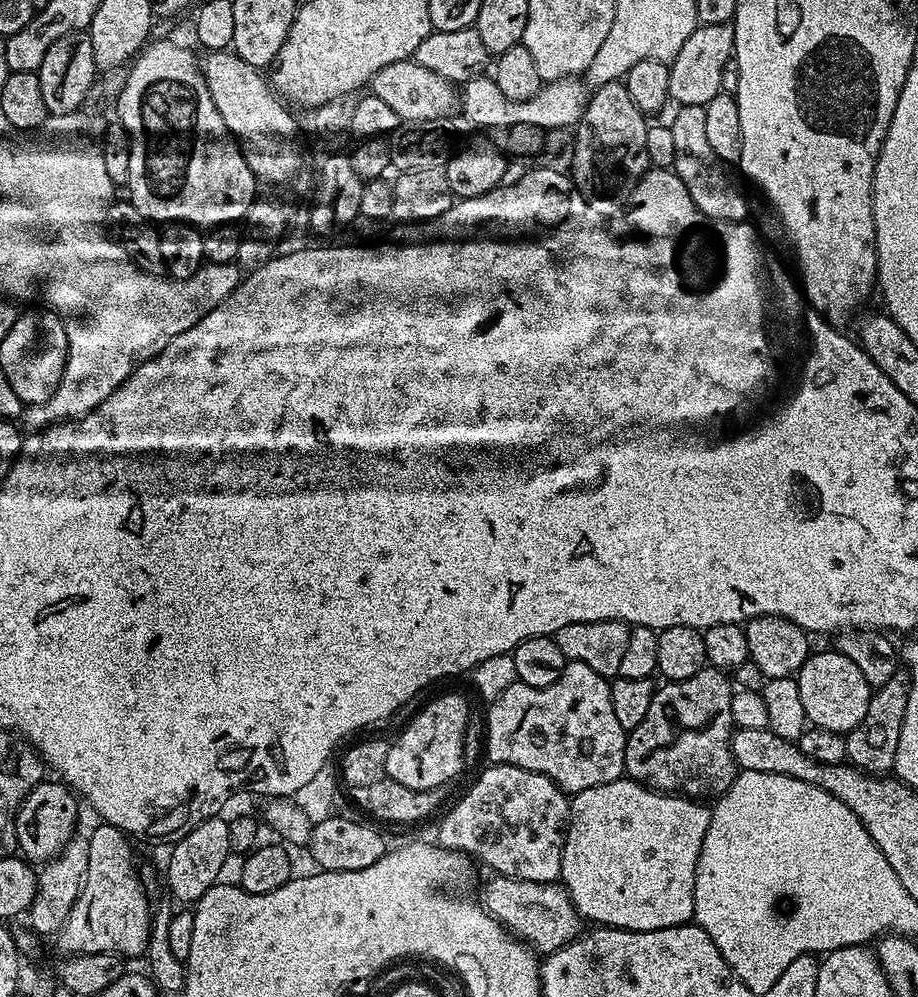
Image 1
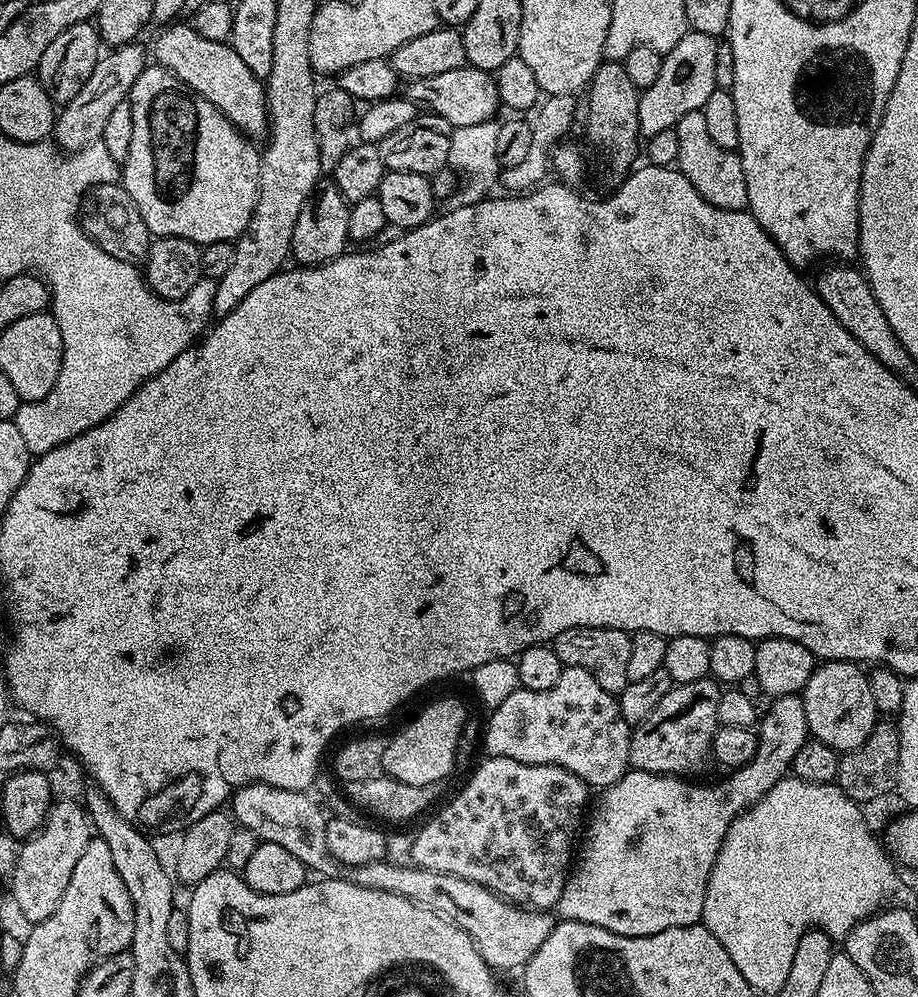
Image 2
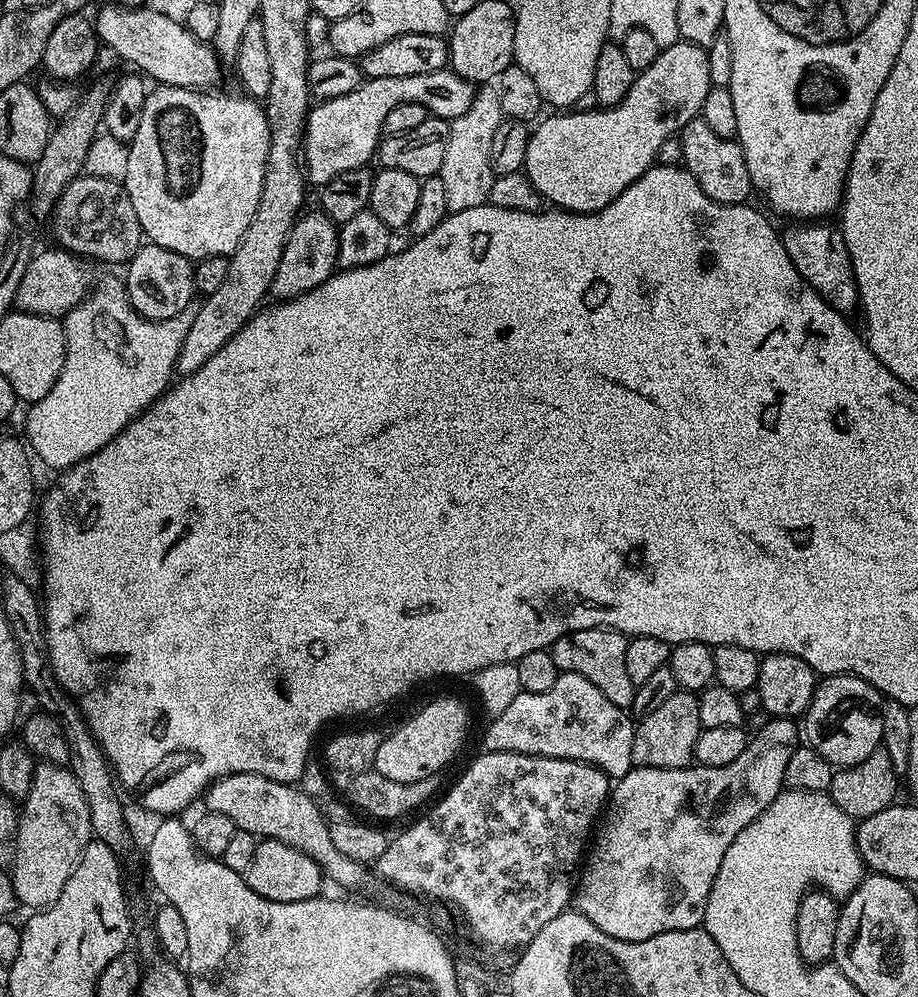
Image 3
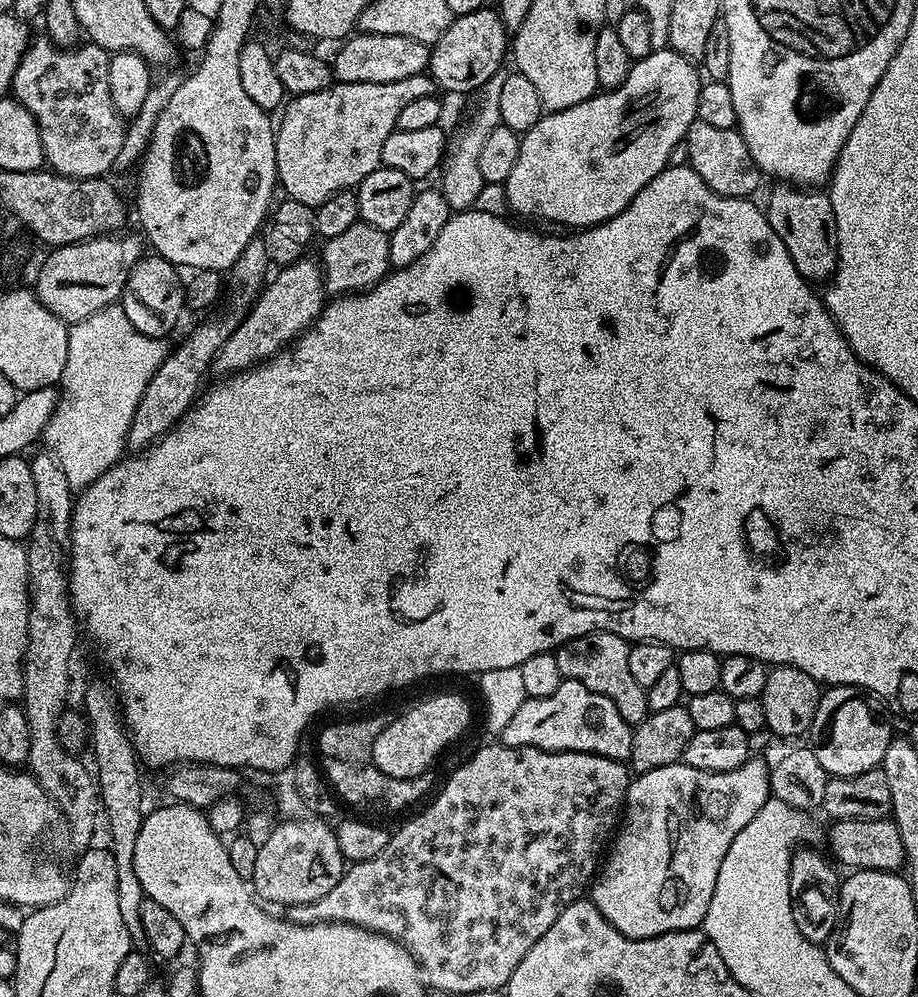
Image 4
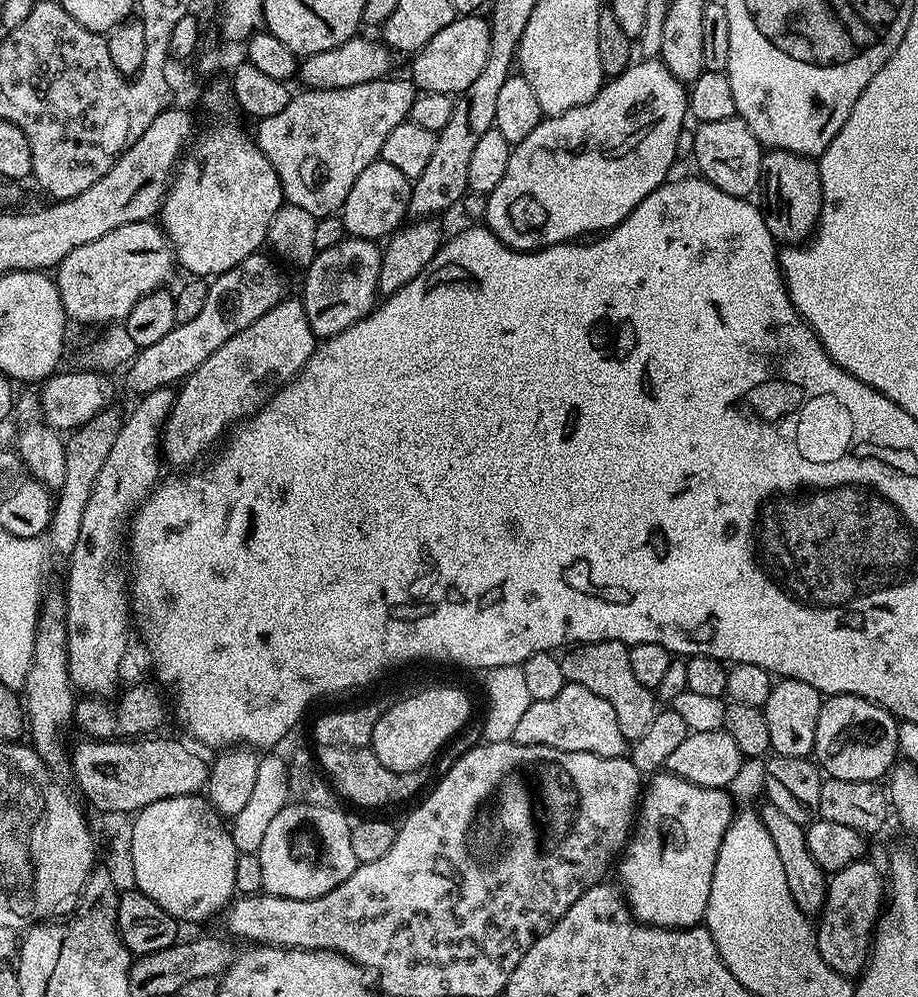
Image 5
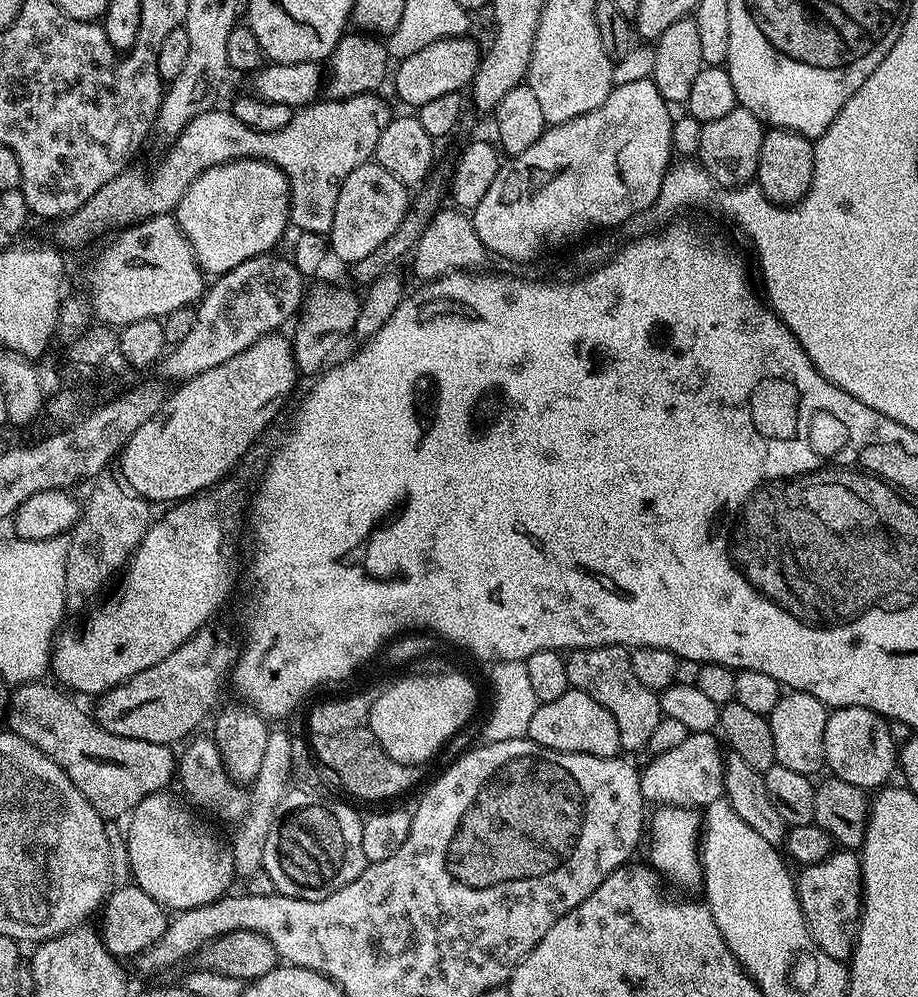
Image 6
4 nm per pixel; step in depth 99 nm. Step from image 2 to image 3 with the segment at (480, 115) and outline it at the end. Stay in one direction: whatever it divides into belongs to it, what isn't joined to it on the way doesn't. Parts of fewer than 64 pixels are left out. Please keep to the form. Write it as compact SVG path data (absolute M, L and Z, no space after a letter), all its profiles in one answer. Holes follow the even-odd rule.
M443 68L434 74L409 74L406 78L368 78L350 94L342 94L342 98L313 103L304 121L302 141L302 171L307 183L323 186L338 178L338 174L346 174L346 170L365 167L379 149L386 114L394 106L418 102L431 115L451 122L469 110L477 89L466 78Z

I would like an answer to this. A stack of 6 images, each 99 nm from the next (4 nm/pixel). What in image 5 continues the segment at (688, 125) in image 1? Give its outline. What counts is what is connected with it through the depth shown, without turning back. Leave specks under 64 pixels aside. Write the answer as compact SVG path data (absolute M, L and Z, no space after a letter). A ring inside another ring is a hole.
M739 116L722 118L722 122L697 123L694 128L694 150L692 160L697 164L699 175L709 180L718 190L726 190L731 196L751 197L752 191L762 184L760 163L764 157L758 138Z

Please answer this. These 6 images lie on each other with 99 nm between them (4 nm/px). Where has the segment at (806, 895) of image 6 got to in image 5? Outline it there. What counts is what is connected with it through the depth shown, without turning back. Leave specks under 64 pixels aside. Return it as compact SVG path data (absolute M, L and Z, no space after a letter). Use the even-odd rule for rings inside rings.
M865 858L855 860L850 866L831 873L823 912L819 913L820 925L815 925L816 945L822 958L843 976L856 978L863 973L874 943L876 925L886 904L886 880Z

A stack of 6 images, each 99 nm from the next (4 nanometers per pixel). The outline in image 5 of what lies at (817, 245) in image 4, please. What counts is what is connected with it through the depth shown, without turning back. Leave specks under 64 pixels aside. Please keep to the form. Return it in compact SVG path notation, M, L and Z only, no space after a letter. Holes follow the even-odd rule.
M768 150L760 163L764 221L770 234L784 246L800 246L815 233L820 223L822 186L820 185L820 166L811 156L799 156L793 152Z

